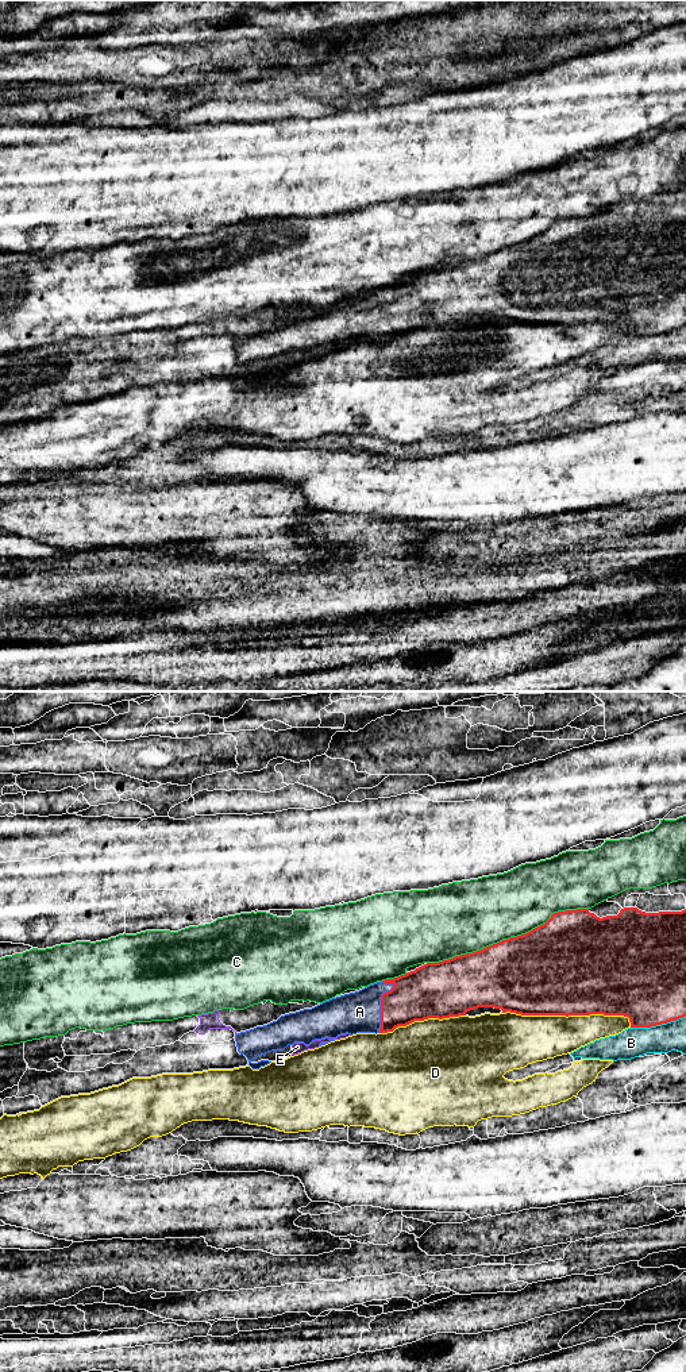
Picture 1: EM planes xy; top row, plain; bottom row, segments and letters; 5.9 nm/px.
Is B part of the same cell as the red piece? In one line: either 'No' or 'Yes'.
No

